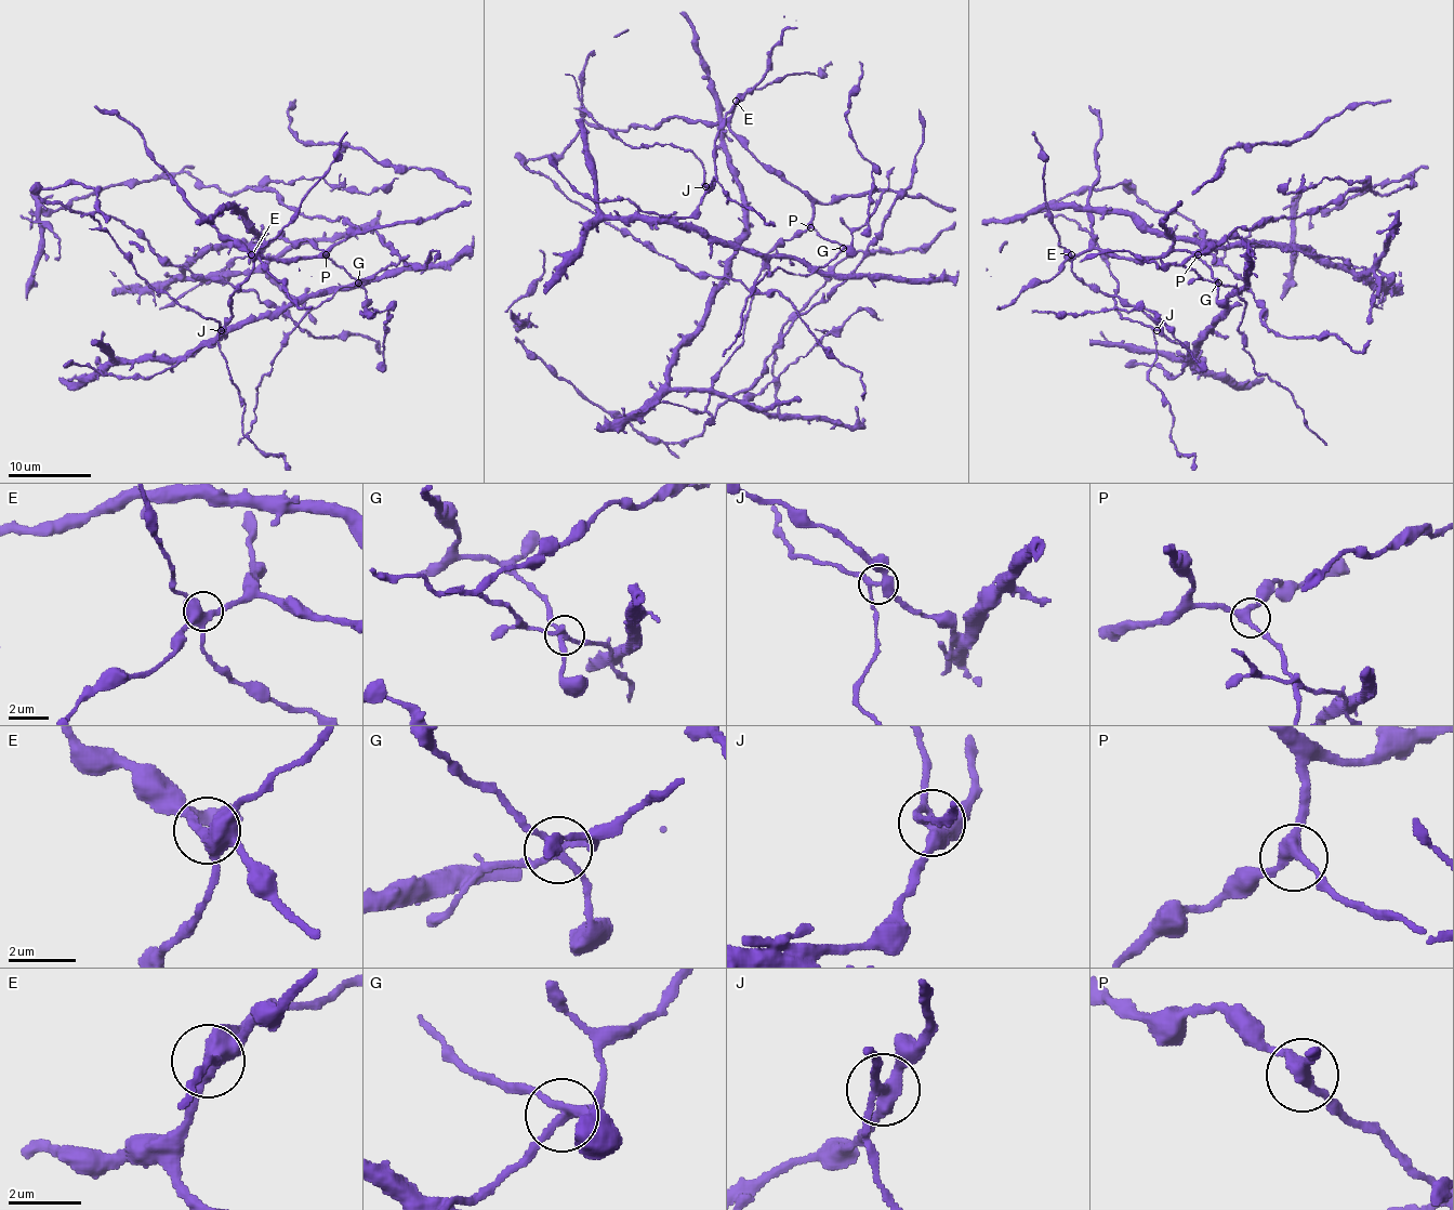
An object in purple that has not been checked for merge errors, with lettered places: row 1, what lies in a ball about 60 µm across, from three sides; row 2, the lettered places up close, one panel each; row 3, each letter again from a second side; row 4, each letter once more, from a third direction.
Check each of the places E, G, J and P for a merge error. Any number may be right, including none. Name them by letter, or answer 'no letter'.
G, J

